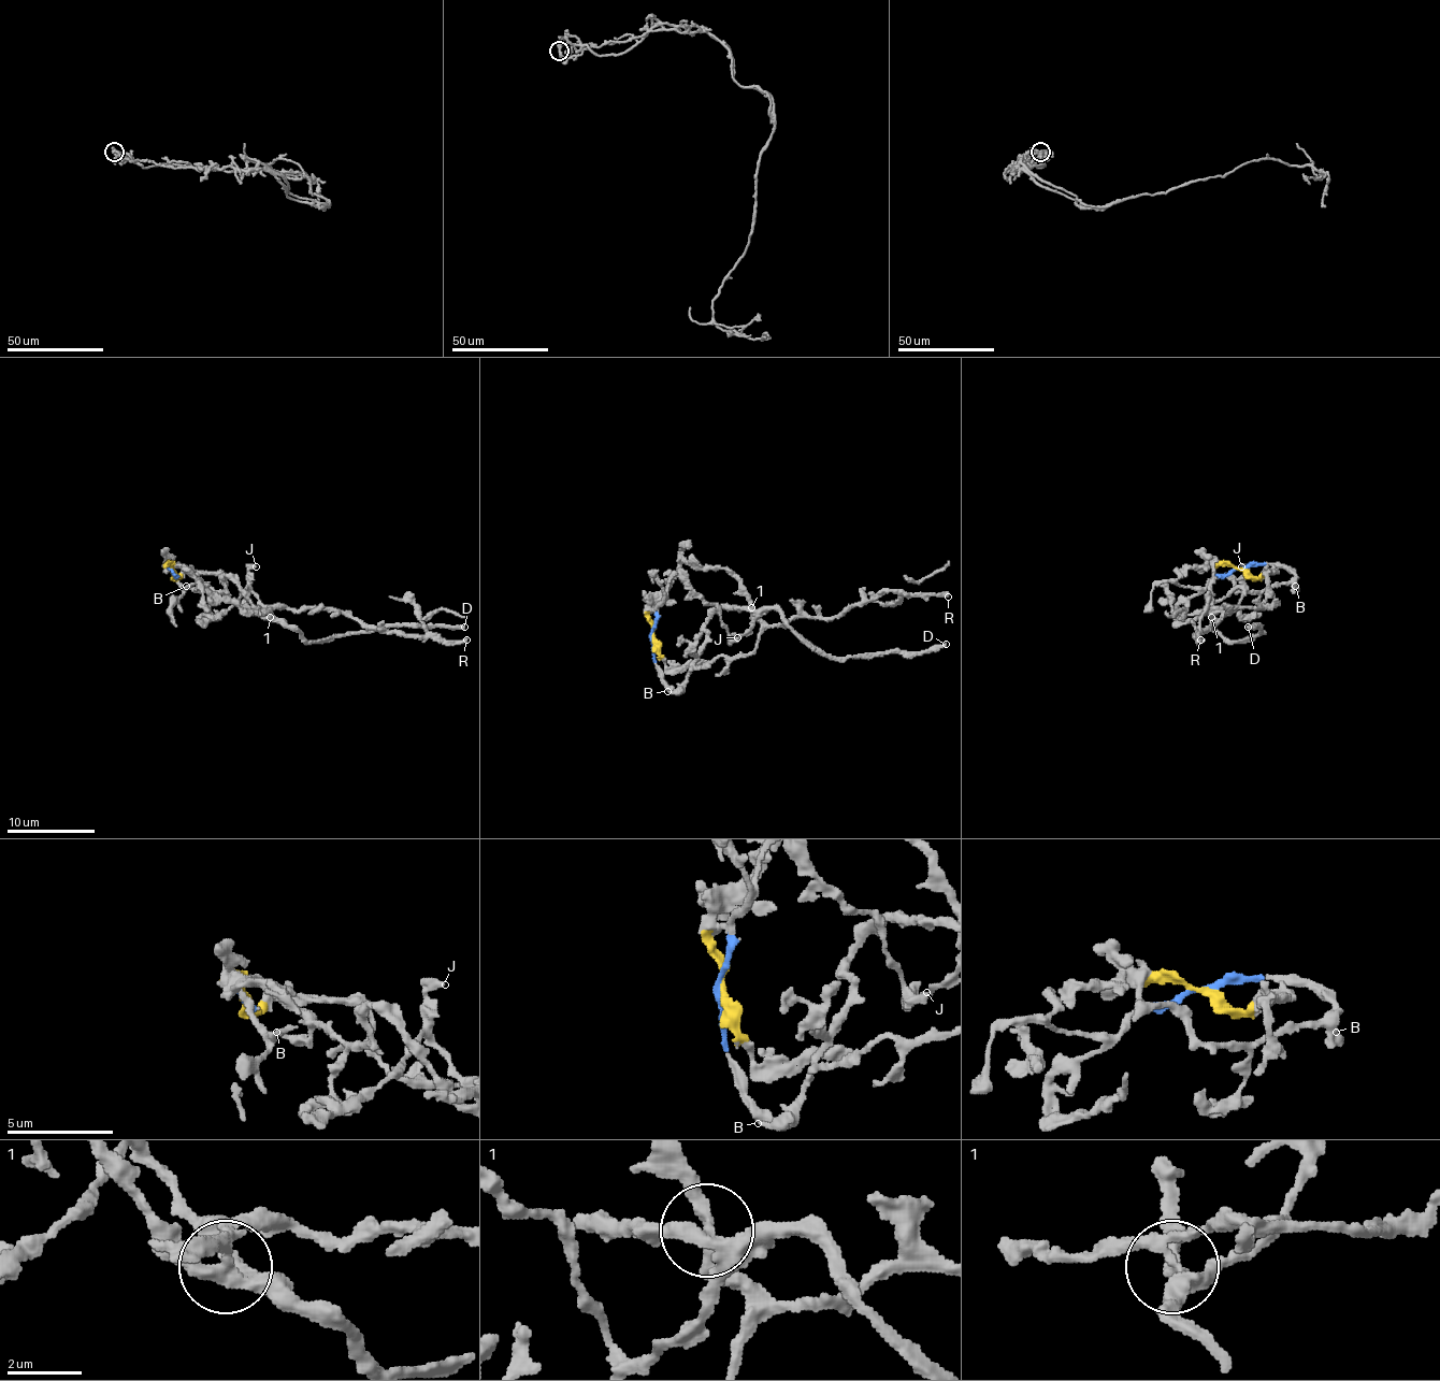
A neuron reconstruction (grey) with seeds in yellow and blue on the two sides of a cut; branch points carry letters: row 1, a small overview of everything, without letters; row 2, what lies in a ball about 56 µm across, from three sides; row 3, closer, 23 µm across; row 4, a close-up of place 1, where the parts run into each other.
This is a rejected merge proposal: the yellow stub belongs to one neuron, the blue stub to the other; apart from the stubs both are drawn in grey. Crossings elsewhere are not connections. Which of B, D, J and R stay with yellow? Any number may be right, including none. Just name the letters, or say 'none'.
R

